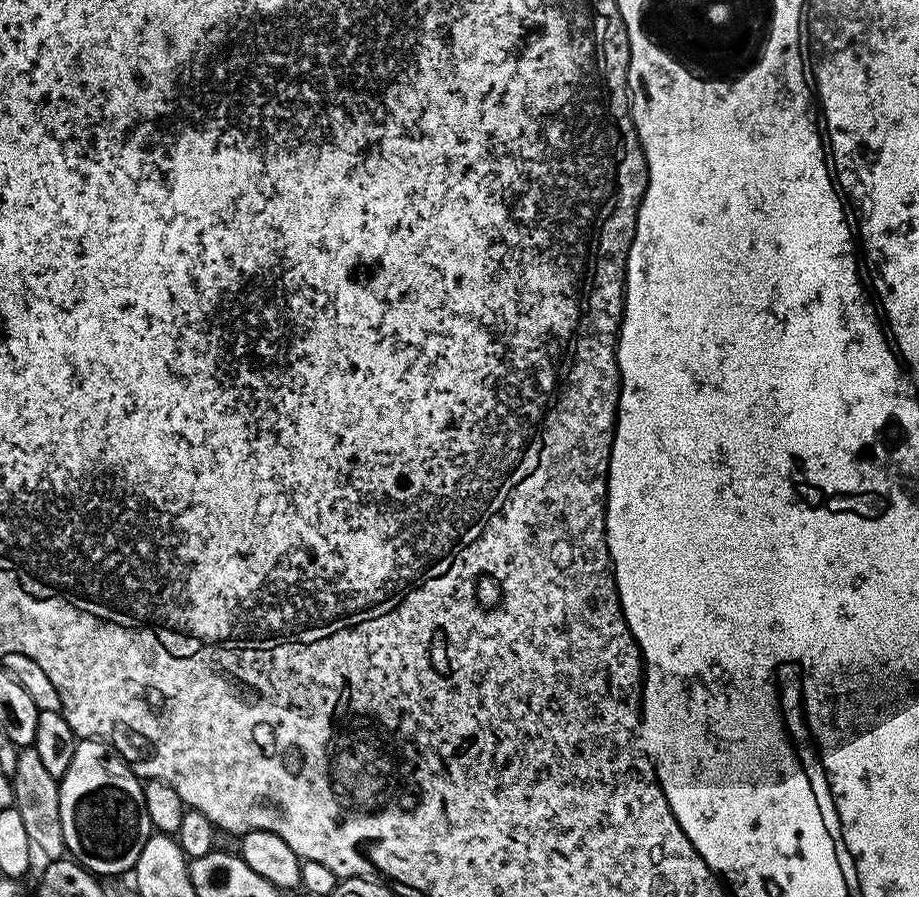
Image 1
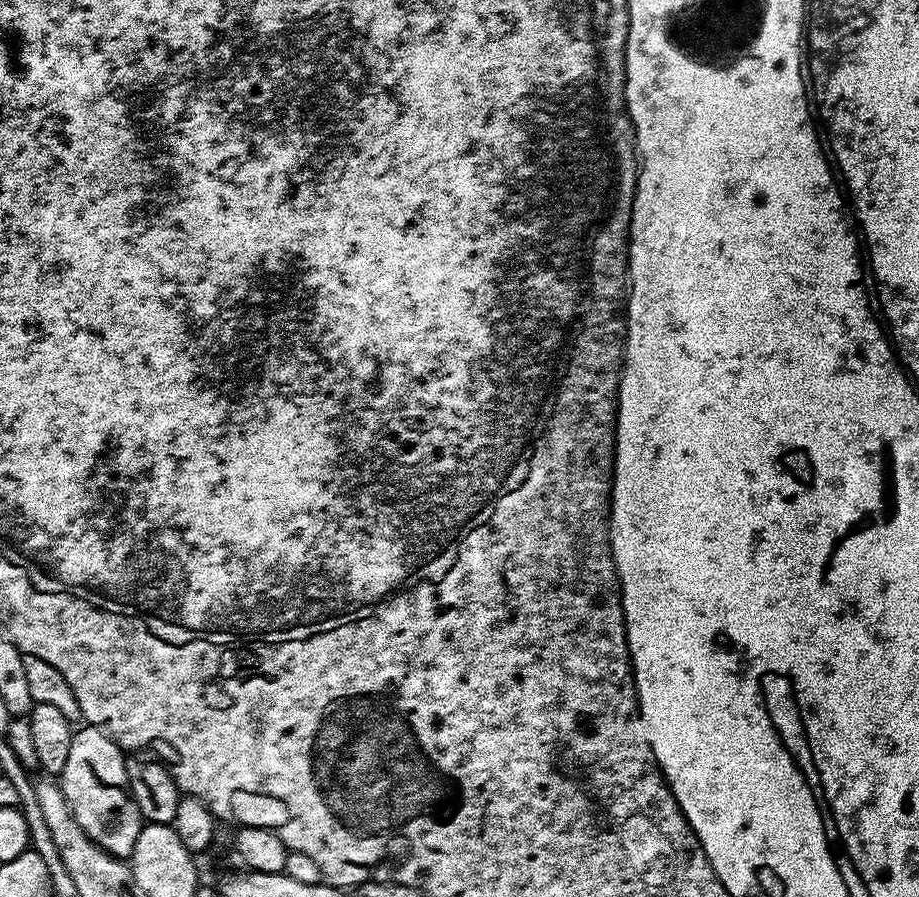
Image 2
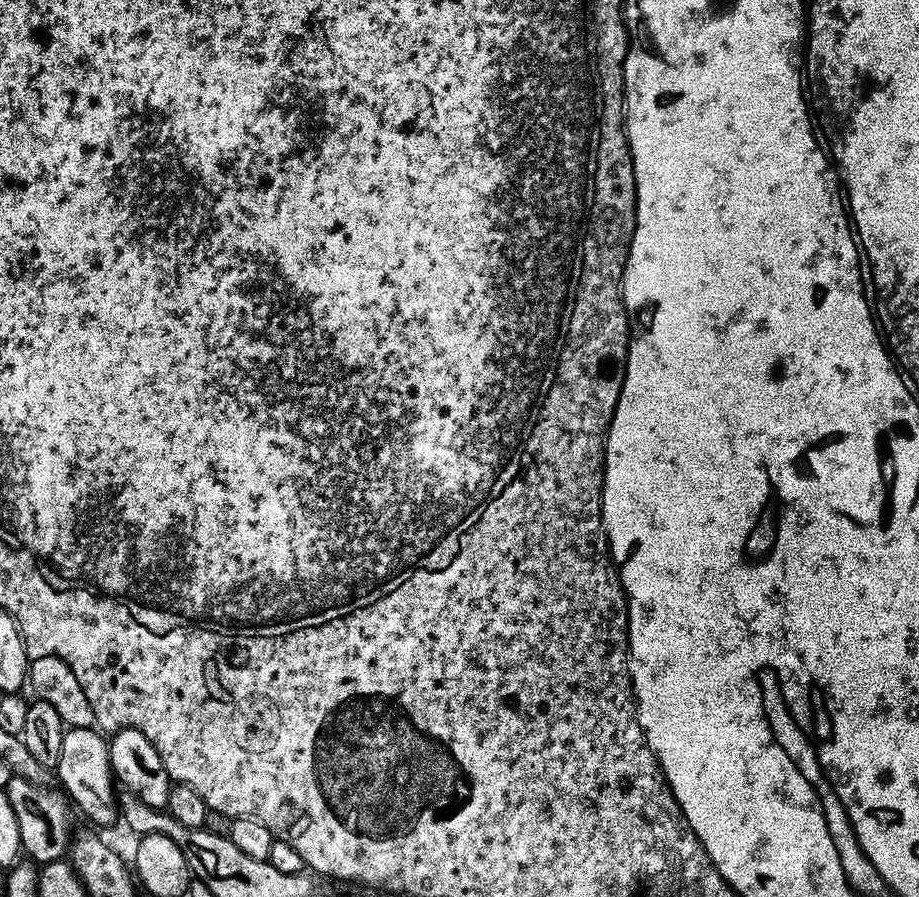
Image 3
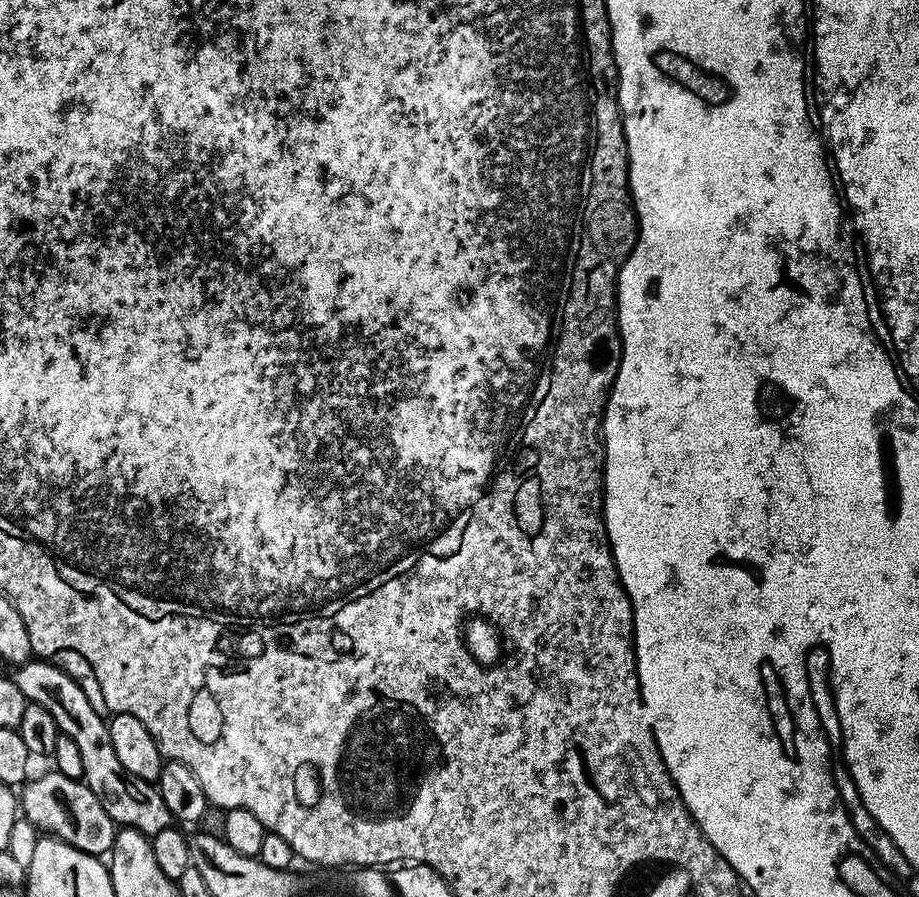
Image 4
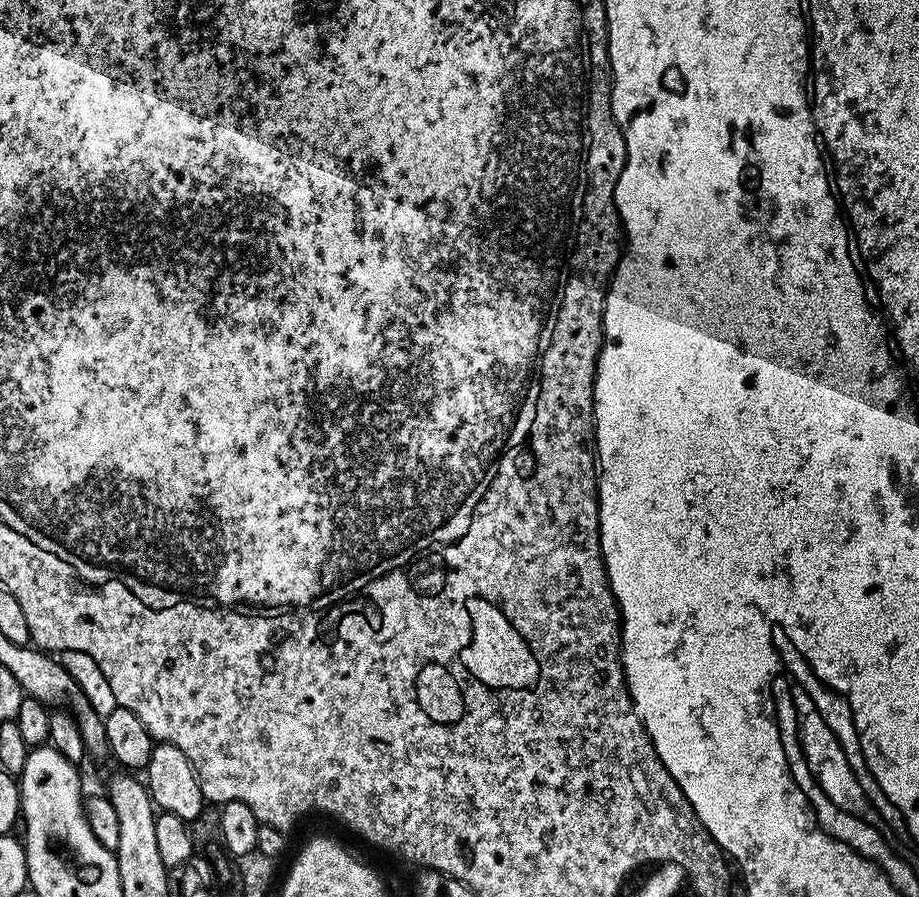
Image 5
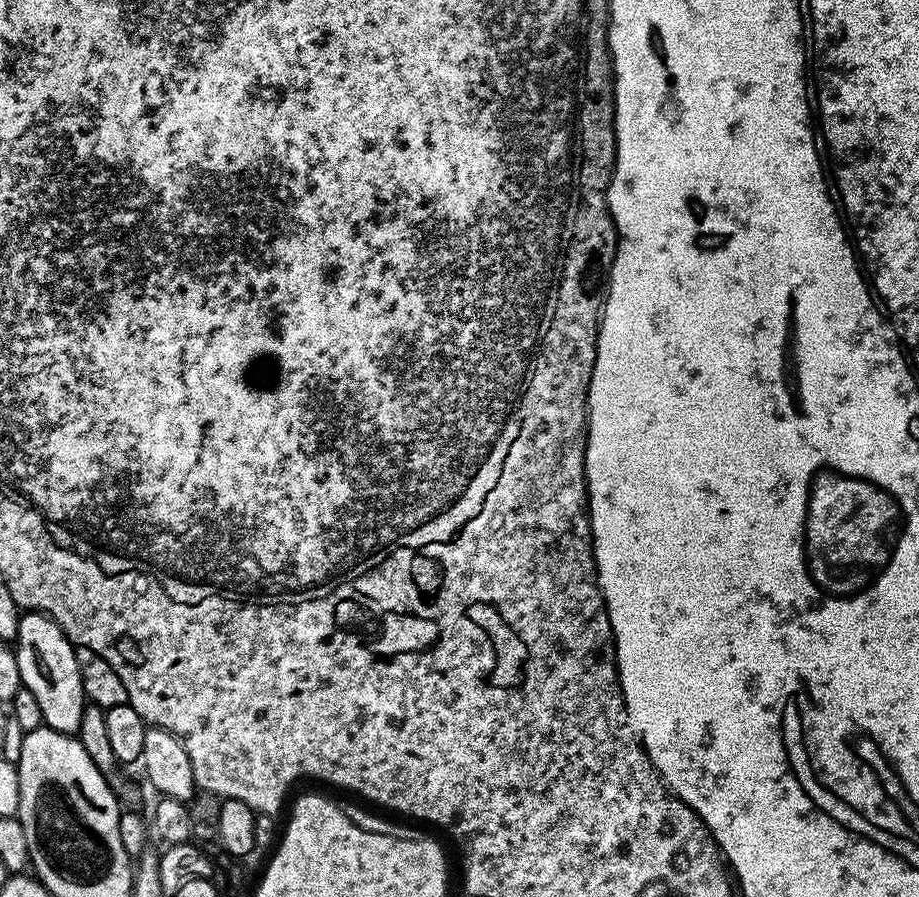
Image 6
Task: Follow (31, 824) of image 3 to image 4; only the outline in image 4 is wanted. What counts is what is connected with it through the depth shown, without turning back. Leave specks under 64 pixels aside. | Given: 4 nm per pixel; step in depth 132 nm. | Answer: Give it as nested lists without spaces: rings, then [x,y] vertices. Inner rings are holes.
[[[49,770],[45,776],[29,779],[22,788],[22,816],[41,833],[57,836],[70,846],[91,856],[103,857],[111,853],[116,840],[118,825],[102,810],[102,802],[83,779],[66,778],[66,774]]]

